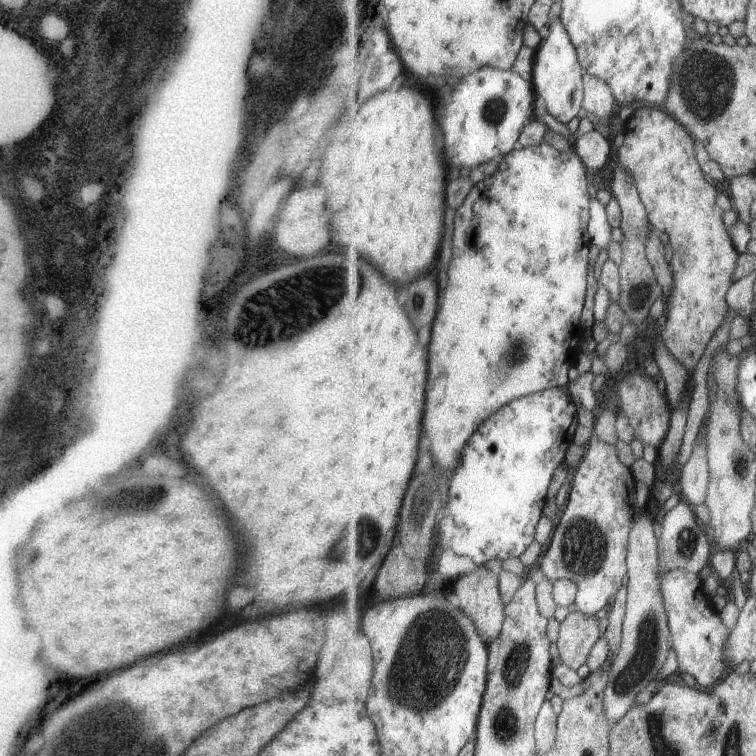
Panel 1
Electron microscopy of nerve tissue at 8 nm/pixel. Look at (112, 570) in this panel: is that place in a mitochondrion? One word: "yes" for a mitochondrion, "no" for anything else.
no

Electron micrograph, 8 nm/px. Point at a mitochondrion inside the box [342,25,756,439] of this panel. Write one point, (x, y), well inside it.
(707, 83)

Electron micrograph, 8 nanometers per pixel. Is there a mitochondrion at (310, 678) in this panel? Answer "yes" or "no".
no

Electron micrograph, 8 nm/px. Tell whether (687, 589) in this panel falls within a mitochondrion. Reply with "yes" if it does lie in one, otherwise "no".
no

